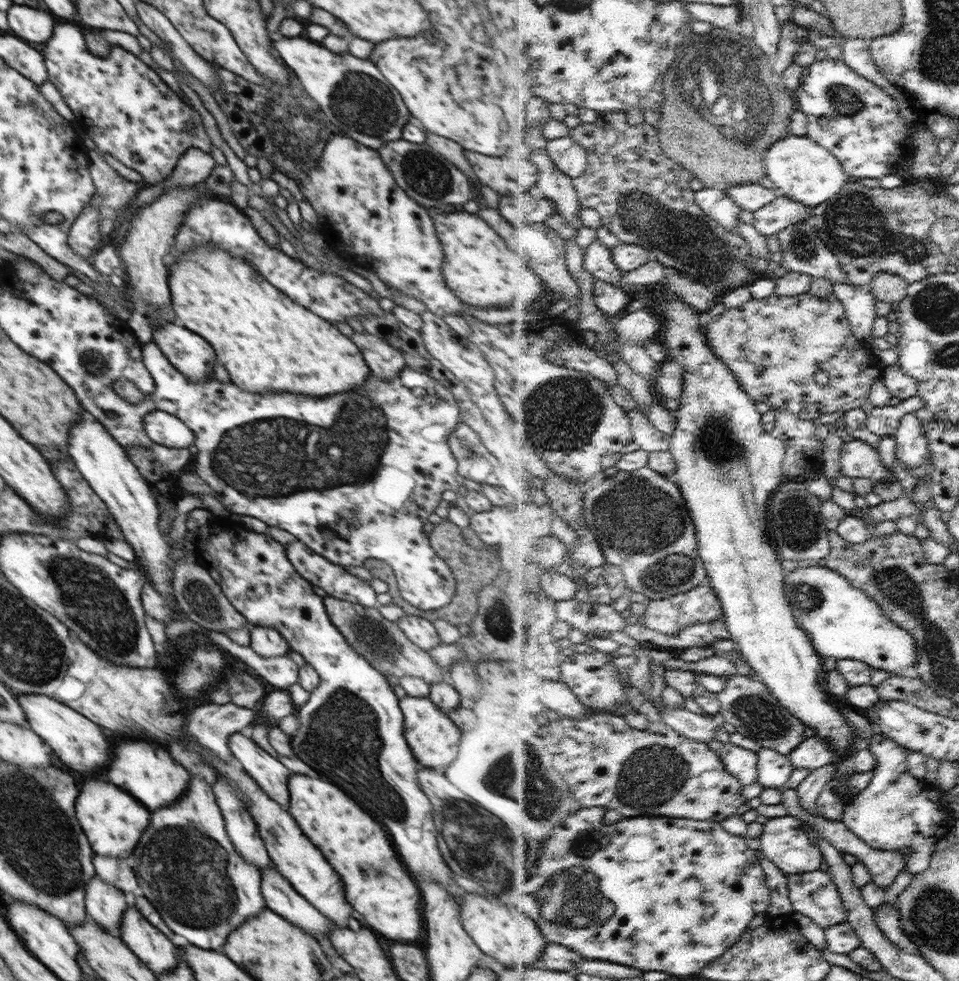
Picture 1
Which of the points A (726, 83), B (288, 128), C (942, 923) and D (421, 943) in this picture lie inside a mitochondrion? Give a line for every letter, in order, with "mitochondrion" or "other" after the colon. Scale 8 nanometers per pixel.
A: mitochondrion
B: mitochondrion
C: mitochondrion
D: other

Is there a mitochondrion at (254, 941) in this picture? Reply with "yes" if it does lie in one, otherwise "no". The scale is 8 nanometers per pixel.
no

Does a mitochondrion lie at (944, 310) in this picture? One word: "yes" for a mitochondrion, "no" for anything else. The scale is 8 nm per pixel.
yes

